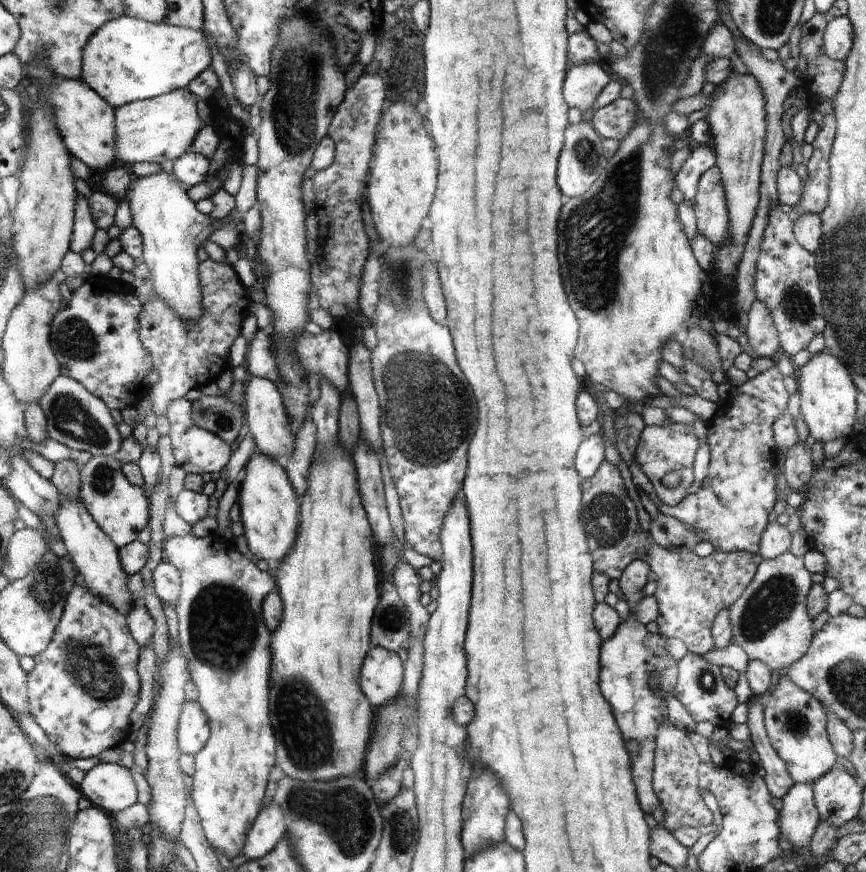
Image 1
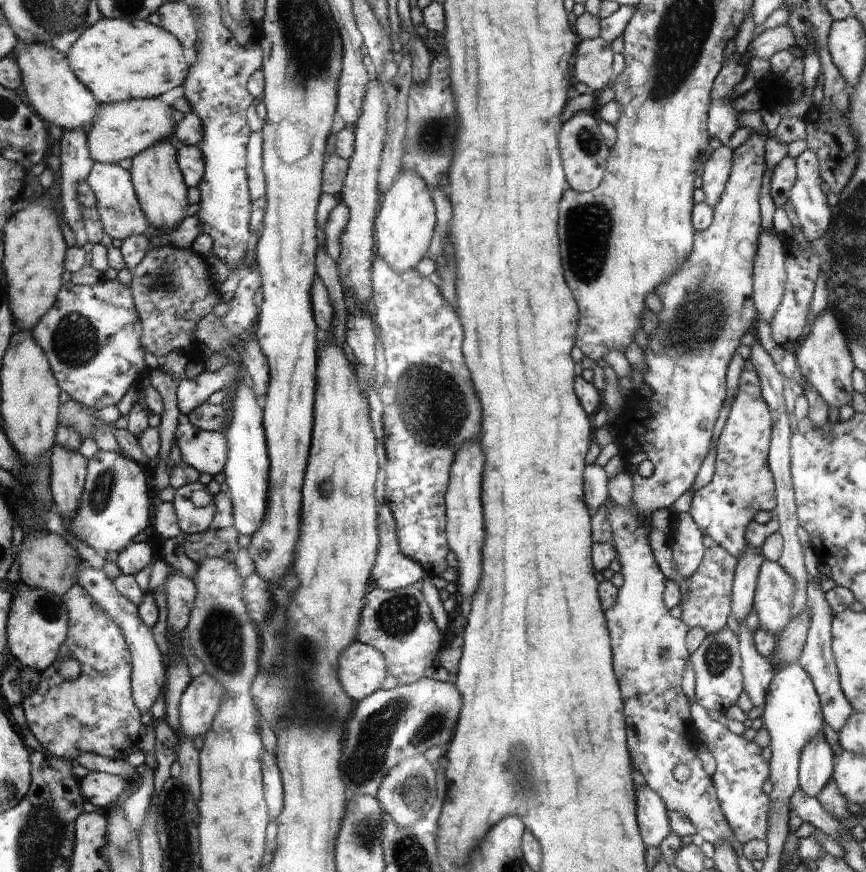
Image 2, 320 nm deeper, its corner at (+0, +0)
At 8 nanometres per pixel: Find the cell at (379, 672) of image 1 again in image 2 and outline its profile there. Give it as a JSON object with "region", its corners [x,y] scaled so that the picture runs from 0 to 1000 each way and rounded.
{"region":[[[411,735],[402,743],[393,757],[395,790],[405,803],[423,802],[436,792],[443,778],[448,775],[449,759],[445,750],[430,741]]]}

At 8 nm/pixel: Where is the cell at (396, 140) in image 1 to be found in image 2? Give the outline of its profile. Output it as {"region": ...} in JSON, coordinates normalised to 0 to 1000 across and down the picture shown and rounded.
{"region":[[[463,195],[453,213],[440,225],[439,240],[433,253],[432,275],[434,291],[453,304],[458,312],[480,310],[483,300],[495,287],[501,269],[500,225],[494,222],[494,211],[476,195]]]}

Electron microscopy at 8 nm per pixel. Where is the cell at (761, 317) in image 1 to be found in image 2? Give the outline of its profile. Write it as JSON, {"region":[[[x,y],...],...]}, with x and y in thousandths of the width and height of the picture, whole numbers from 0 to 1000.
{"region":[[[879,266],[875,275],[873,302],[870,304],[870,347],[874,349],[875,365],[889,373],[897,360],[903,344],[906,342],[908,292],[903,284],[903,276],[893,266]]]}

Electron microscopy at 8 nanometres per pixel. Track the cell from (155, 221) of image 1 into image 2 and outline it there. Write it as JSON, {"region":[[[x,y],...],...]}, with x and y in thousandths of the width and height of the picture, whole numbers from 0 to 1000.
{"region":[[[185,163],[169,173],[162,174],[152,183],[154,216],[157,218],[159,229],[163,234],[164,243],[172,252],[173,259],[180,267],[199,266],[206,261],[210,250],[215,248],[215,236],[217,236],[217,216],[210,205],[210,197],[203,188],[203,172],[199,170],[196,163]]]}

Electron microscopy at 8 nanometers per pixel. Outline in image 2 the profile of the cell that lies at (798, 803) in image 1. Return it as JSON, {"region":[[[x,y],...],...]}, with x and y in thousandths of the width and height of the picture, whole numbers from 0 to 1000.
{"region":[[[952,844],[935,849],[924,867],[921,881],[923,905],[933,914],[945,915],[962,891],[965,866]]]}

